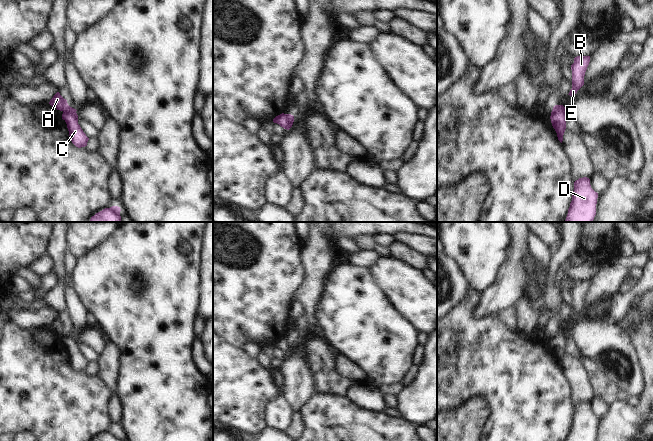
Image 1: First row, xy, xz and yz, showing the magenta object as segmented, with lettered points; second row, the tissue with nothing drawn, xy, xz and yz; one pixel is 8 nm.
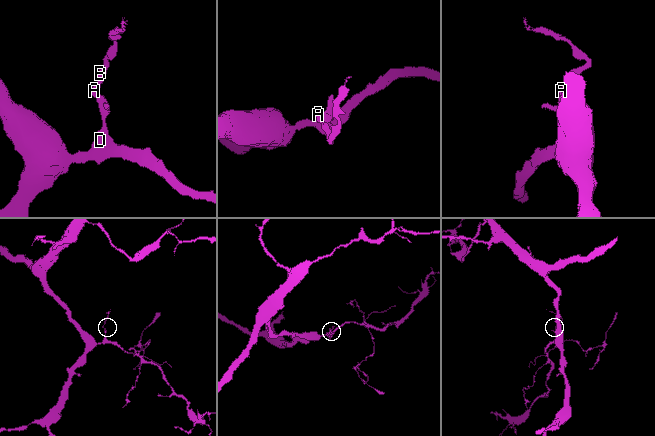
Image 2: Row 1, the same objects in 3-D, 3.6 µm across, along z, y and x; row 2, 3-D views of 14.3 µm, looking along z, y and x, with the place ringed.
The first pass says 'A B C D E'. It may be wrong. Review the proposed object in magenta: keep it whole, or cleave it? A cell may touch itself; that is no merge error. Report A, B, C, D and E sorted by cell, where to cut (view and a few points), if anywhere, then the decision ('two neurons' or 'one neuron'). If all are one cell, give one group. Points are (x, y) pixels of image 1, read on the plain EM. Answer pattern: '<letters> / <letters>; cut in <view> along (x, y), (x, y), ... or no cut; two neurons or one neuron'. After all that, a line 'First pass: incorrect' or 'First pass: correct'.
A B E / C D; cut in xy along (68, 329), (62, 334); two neurons
First pass: incorrect

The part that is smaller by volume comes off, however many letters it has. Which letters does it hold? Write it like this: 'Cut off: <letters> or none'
Cut off: A, B, E

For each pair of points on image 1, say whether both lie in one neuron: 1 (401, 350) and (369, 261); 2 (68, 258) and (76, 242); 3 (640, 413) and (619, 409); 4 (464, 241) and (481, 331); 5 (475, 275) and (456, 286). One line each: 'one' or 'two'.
1: two
2: two
3: one
4: two
5: two

